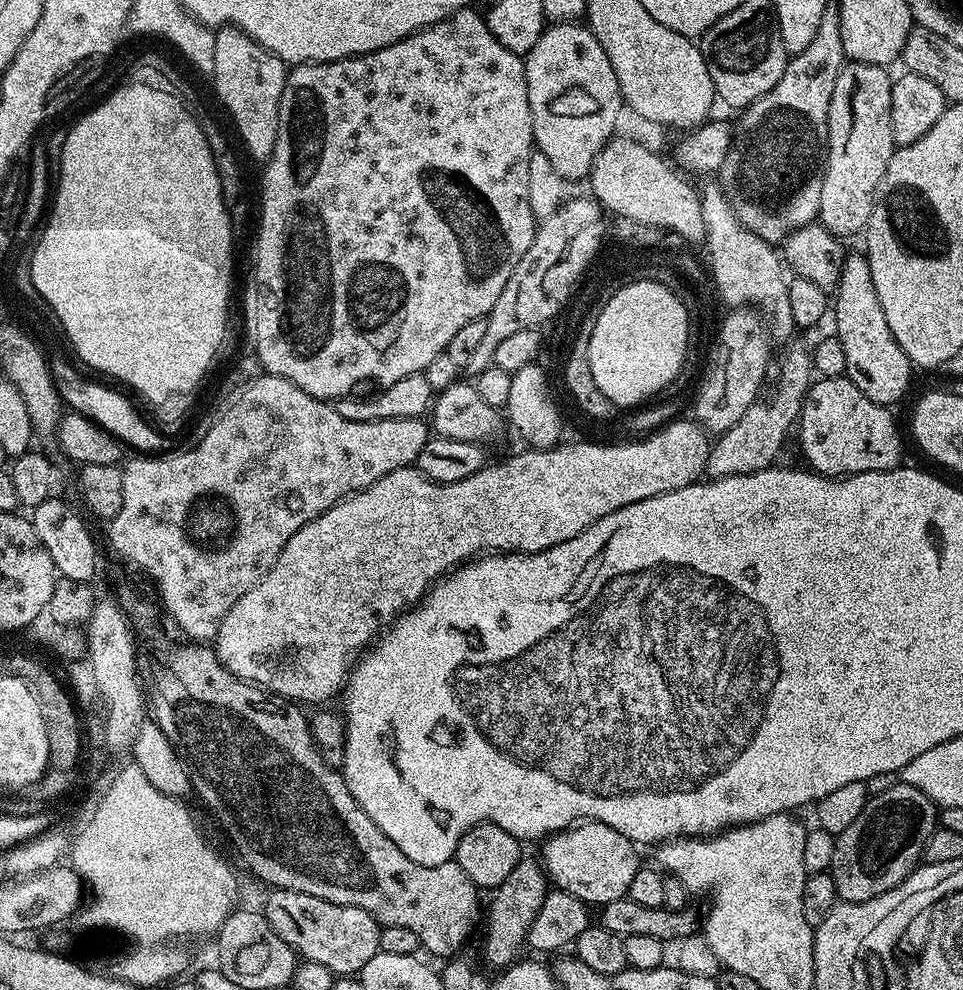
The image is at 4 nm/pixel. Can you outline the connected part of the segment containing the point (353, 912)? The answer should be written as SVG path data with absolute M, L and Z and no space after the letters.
M278 888L267 893L262 911L274 934L282 938L293 948L297 957L309 960L310 962L322 962L333 974L358 974L374 958L374 954L380 951L380 930L381 925L366 910L358 906L342 906L334 902L326 902L322 898L314 898L310 894L302 894L294 890Z

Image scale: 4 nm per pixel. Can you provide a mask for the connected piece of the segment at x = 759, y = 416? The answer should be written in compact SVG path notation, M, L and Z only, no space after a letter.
M793 343L784 361L780 364L780 377L768 397L757 399L755 404L730 426L730 430L719 433L708 450L707 475L712 478L721 476L737 476L738 474L754 474L758 470L766 470L777 463L780 451L784 448L784 439L788 431L793 431L794 422L800 419L800 405L804 396L814 383L812 376L812 352L802 345Z

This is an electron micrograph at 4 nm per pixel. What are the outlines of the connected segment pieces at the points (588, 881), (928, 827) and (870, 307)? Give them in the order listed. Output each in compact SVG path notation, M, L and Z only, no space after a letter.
M596 820L580 822L563 832L554 832L543 841L542 847L542 867L547 879L559 891L574 894L574 898L589 906L602 906L627 896L634 874L638 874L642 867L642 860L636 853L639 852L637 845L626 838L626 834L618 834L618 830Z
M896 782L884 792L875 793L862 814L836 837L830 871L837 897L844 902L866 902L894 890L921 863L924 847L937 827L937 805L922 790Z
M845 255L842 274L834 290L834 316L836 312L836 340L840 343L840 352L844 355L844 368L849 380L870 398L870 402L878 402L885 406L896 406L896 403L908 392L912 384L914 365L907 354L898 346L894 334L890 334L890 322L886 322L886 314L882 314L882 302L878 302L878 290L874 290L874 278L870 278L870 266L867 255Z

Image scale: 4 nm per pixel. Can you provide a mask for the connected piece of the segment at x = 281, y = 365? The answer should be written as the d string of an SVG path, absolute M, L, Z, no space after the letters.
M472 6L460 8L449 14L445 20L440 20L420 32L410 34L382 50L374 50L370 54L351 56L345 60L335 60L325 64L297 64L288 73L288 84L284 87L280 103L278 142L274 142L272 157L263 165L264 177L260 180L260 196L264 199L264 205L260 208L260 233L256 236L256 265L252 268L248 289L244 292L244 320L248 324L252 324L252 332L256 335L254 355L260 360L263 371L269 376L281 376L294 382L294 386L298 386L298 390L306 390L306 394L310 394L314 398L335 402L347 397L351 393L348 391L355 384L360 384L363 380L370 379L371 376L377 380L377 385L387 386L415 372L423 372L426 366L430 366L430 362L434 362L434 358L438 358L438 354L448 350L450 338L454 338L454 334L458 334L458 330L462 330L462 326L466 326L466 322L483 320L487 317L494 302L498 302L498 294L502 294L502 286L506 286L506 282L510 282L510 274L514 274L514 266L518 266L518 262L522 262L522 254L526 254L526 250L530 250L530 242L534 242L538 218L530 208L529 193L530 158L534 151L534 126L530 118L530 102L526 94L524 62L521 57L506 50L506 46L502 46L502 42L498 42L498 38L494 38L494 34L490 34L487 19L481 13L479 16L474 8Z

